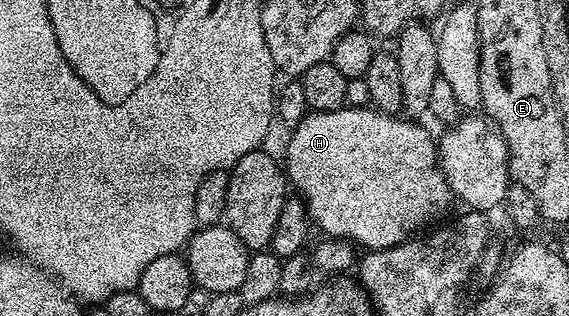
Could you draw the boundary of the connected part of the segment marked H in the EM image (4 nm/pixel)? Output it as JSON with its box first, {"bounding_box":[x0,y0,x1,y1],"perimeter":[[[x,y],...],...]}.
{"bounding_box":[286,105,454,251],"perimeter":[[[345,105],[332,112],[312,111],[305,114],[301,123],[291,128],[288,139],[288,163],[286,159],[286,174],[290,180],[291,186],[298,190],[299,198],[303,199],[304,204],[308,207],[308,217],[313,224],[316,223],[324,230],[325,236],[334,239],[349,239],[351,243],[359,245],[368,251],[380,251],[383,247],[397,247],[400,243],[406,243],[417,233],[439,224],[440,219],[448,211],[448,206],[454,203],[454,196],[448,182],[444,176],[444,170],[440,168],[438,162],[438,143],[424,127],[419,127],[419,122],[413,121],[408,117],[397,117],[394,115],[384,115],[380,111],[373,109],[371,106],[351,107]]]}

